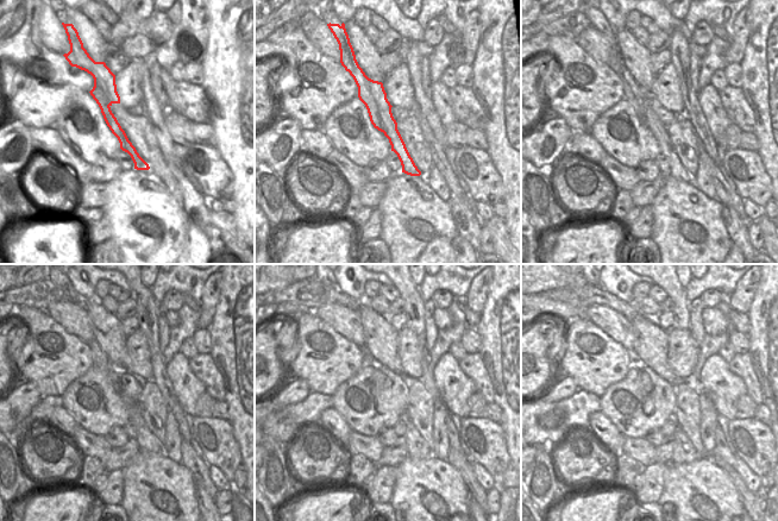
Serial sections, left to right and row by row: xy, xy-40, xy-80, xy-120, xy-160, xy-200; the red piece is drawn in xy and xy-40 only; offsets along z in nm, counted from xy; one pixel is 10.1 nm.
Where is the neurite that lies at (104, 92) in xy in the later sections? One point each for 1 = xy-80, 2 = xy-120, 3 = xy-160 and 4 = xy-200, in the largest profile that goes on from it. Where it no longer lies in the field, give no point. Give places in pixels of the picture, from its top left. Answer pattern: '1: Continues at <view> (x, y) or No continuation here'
1: Continues at xy-80 (640, 99)
2: Continues at xy-120 (148, 443)
3: Continues at xy-160 (416, 447)
4: Continues at xy-200 (683, 452).

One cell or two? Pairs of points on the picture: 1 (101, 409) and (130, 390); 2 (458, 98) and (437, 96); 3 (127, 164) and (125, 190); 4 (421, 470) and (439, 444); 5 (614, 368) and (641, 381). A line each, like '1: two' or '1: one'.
1: one
2: two
3: two
4: two
5: two

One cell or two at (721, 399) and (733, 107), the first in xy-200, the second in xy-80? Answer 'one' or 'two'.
two

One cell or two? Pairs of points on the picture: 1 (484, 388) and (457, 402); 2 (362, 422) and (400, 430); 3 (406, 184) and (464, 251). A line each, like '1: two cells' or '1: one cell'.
1: two cells
2: two cells
3: two cells

